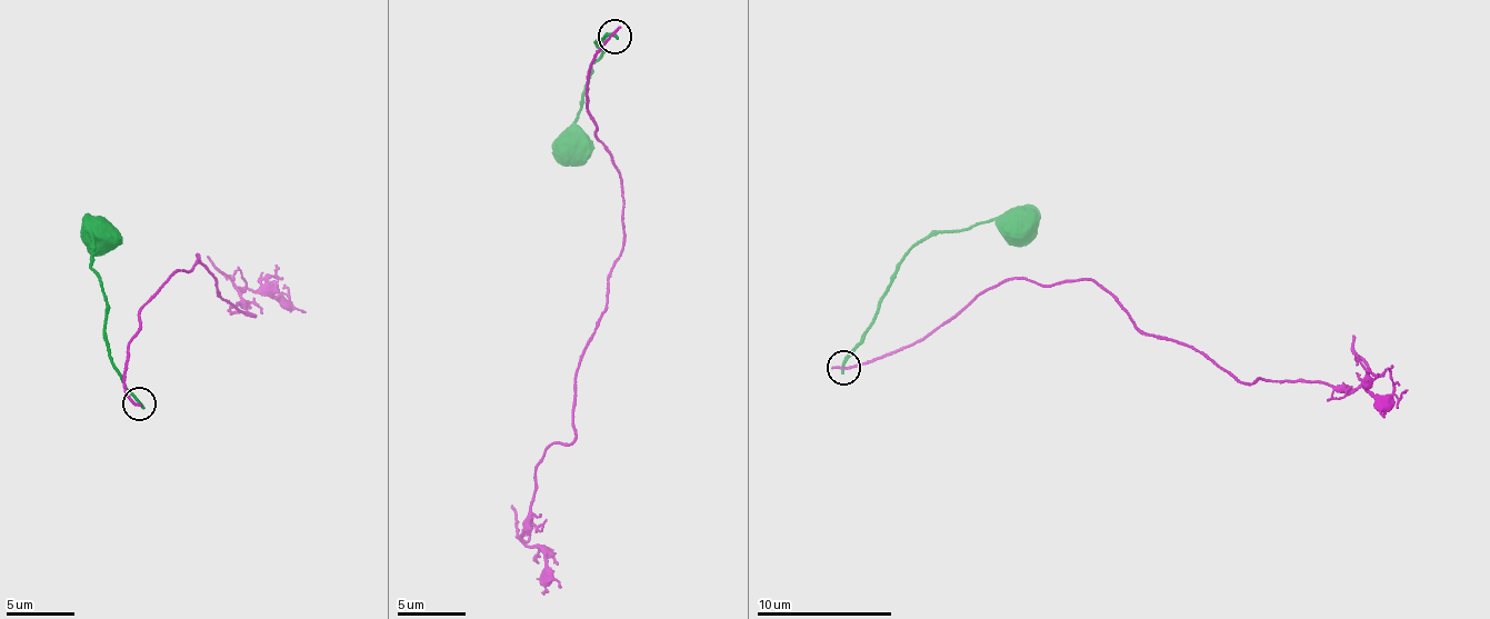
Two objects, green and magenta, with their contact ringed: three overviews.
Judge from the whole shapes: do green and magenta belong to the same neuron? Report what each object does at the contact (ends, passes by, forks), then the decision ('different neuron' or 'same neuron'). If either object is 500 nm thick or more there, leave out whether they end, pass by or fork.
green ends there; magenta ends there; different neuron

